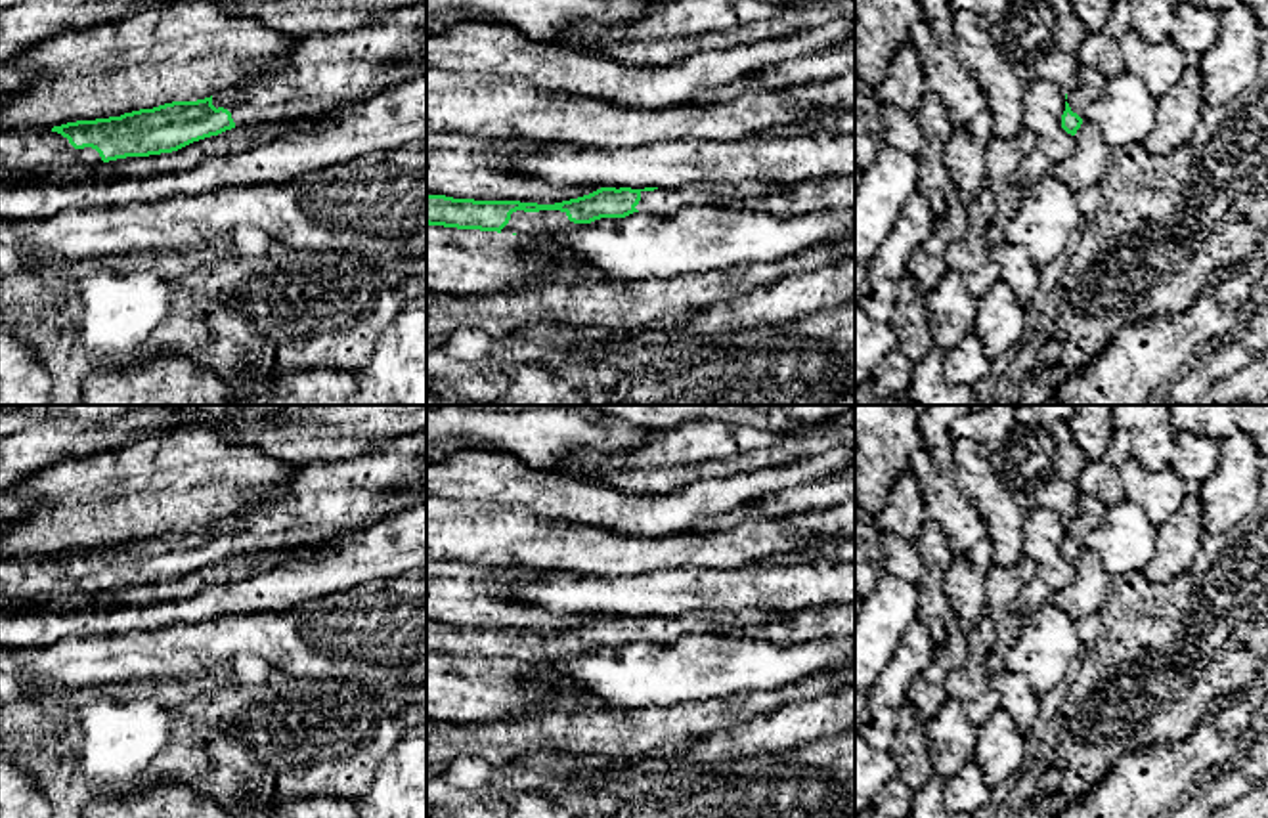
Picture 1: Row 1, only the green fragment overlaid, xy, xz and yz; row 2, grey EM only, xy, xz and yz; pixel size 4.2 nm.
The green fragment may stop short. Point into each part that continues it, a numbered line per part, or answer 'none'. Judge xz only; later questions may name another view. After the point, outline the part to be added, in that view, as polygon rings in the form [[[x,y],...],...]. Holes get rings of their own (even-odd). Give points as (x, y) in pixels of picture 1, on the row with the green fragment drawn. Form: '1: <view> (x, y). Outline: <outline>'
1: xz (524, 224). Outline: [[[516,210],[511,214],[511,220],[501,233],[514,233],[516,237],[541,237],[547,233],[564,233],[579,226],[583,224],[570,222],[566,212],[560,210]]]

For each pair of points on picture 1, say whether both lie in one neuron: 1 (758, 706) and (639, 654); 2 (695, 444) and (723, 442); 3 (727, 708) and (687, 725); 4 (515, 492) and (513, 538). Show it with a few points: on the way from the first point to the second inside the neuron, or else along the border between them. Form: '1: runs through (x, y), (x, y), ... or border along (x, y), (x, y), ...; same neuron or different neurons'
1: border along (777, 688), (737, 690), (720, 698), (689, 702); different neurons
2: runs through (702, 442), (716, 442); same neuron
3: runs through (718, 715), (697, 719); same neuron
4: border along (471, 505), (528, 509), (544, 518), (559, 518); different neurons

